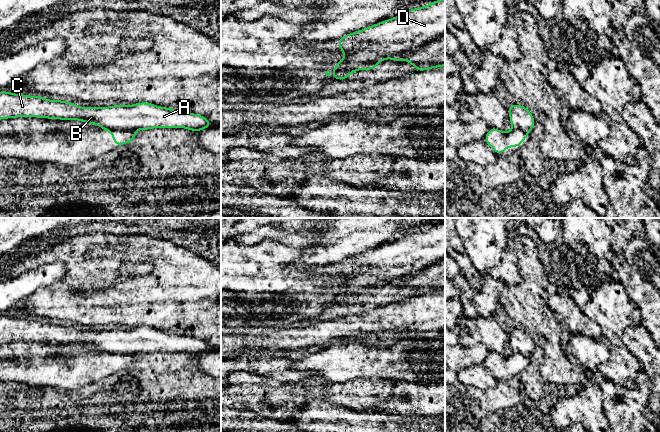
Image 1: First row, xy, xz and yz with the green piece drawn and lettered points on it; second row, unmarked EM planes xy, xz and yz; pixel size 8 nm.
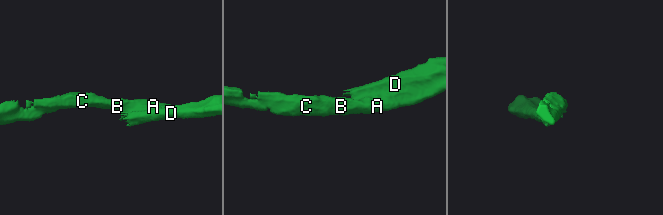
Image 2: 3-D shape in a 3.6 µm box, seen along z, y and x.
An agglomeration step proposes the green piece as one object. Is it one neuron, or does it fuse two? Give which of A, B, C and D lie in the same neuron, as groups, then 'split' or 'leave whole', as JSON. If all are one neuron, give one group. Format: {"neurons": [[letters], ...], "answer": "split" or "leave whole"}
{"neurons": [["A", "B", "C"], ["D"]], "answer": "split"}

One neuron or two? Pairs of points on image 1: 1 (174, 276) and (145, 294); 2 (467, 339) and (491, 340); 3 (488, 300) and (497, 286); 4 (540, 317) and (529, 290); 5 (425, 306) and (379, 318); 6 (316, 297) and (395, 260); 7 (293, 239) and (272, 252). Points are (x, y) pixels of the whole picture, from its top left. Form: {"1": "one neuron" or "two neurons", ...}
{"1": "one neuron", "2": "one neuron", "3": "one neuron", "4": "one neuron", "5": "one neuron", "6": "one neuron", "7": "two neurons"}

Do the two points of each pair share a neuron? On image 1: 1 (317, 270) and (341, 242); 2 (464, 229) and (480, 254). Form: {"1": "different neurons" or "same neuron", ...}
{"1": "different neurons", "2": "same neuron"}

